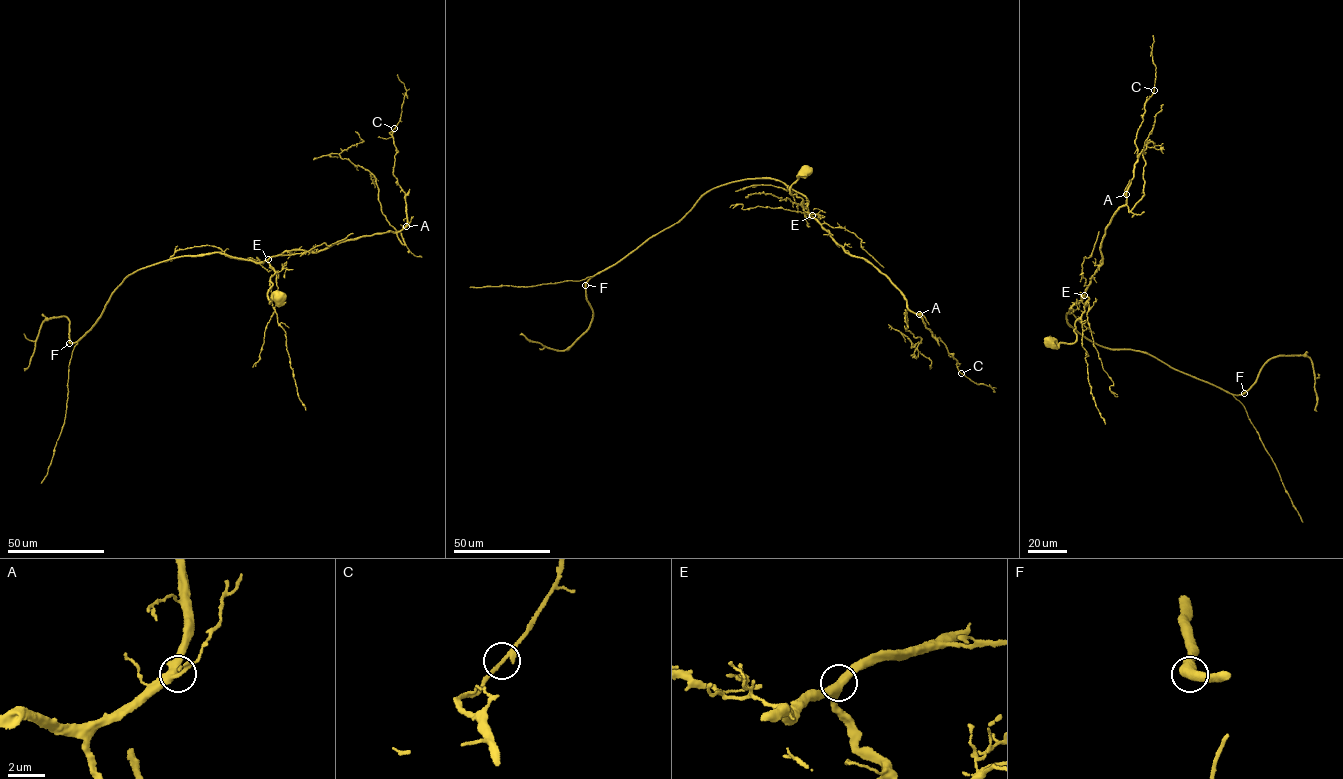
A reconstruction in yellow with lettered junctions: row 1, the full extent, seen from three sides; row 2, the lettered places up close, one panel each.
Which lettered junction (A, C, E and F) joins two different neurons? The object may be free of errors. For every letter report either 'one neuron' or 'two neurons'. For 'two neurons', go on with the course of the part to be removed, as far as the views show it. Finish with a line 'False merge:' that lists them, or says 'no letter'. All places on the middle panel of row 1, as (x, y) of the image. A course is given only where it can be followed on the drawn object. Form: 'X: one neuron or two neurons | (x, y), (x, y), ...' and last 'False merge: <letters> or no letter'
A: one neuron
C: one neuron
E: one neuron
F: one neuron
False merge: no letter

